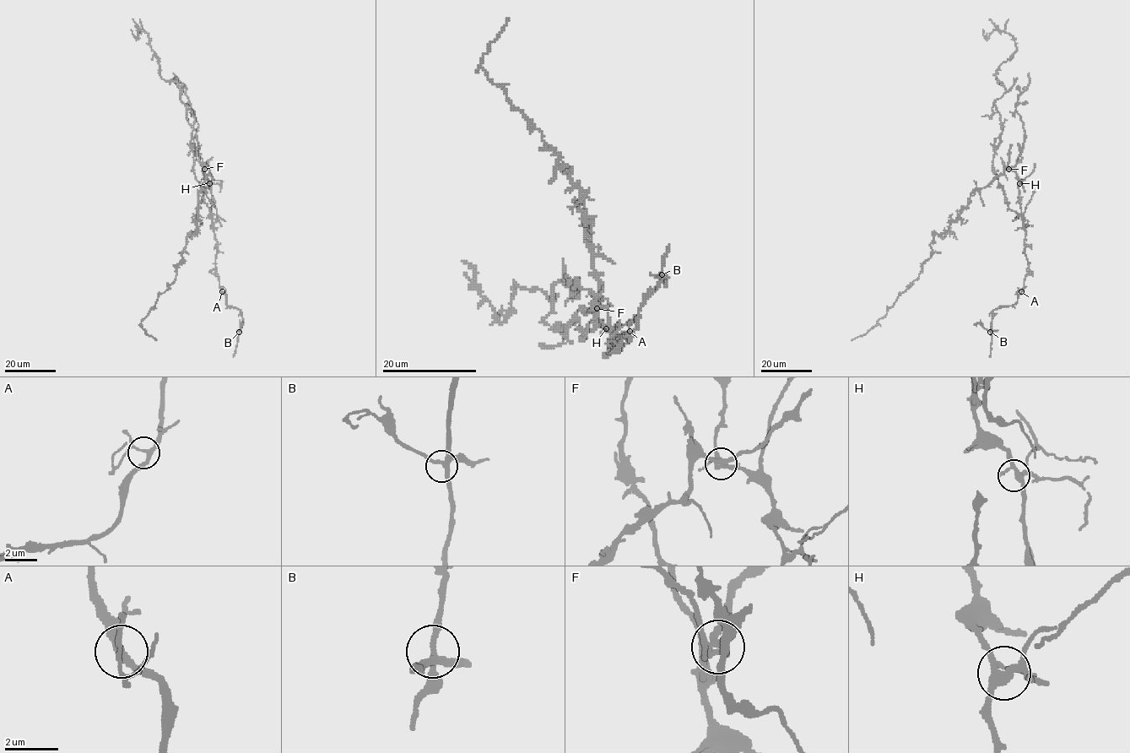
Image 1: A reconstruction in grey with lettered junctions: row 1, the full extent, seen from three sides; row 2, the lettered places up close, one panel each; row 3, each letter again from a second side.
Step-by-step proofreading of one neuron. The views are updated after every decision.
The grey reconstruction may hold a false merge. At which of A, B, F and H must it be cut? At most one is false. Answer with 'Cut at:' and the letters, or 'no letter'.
Cut at: F

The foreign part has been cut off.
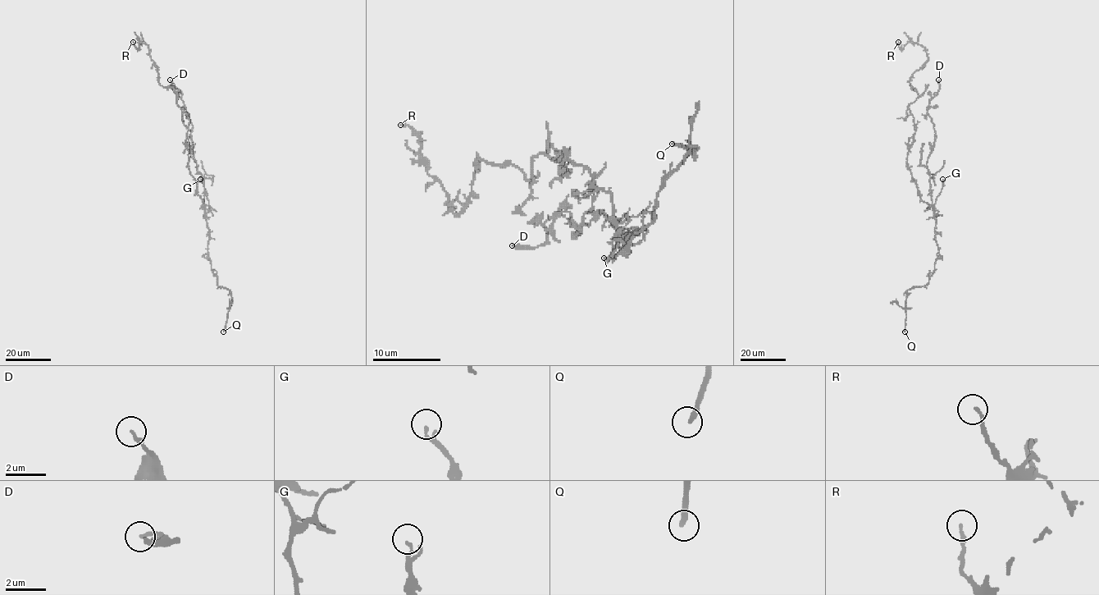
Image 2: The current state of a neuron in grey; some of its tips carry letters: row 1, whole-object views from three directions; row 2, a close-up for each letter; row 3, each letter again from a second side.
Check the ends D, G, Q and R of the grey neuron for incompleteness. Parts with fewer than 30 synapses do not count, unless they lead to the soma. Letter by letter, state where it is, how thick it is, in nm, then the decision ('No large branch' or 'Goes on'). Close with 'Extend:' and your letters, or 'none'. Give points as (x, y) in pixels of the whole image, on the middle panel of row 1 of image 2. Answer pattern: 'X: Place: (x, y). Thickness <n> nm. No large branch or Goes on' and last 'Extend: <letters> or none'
D: Place: (512, 245). Thickness 180 nm. No large branch
G: Place: (604, 258). Thickness 130 nm. No large branch
Q: Place: (672, 144). Thickness 240 nm. Goes on
R: Place: (400, 125). Thickness 140 nm. No large branch
Extend: Q

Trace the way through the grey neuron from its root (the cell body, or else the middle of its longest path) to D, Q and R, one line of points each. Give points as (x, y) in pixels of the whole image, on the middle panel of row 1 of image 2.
D: (568, 157), (611, 194), (614, 226), (590, 210), (575, 235), (559, 212), (544, 223), (548, 242), (512, 245)
Q: (568, 157), (611, 194), (617, 231), (629, 234), (627, 247), (653, 220), (662, 183), (697, 148), (672, 144)
R: (568, 157), (563, 174), (534, 155), (531, 186), (516, 166), (478, 159), (456, 215), (419, 135), (400, 125)

